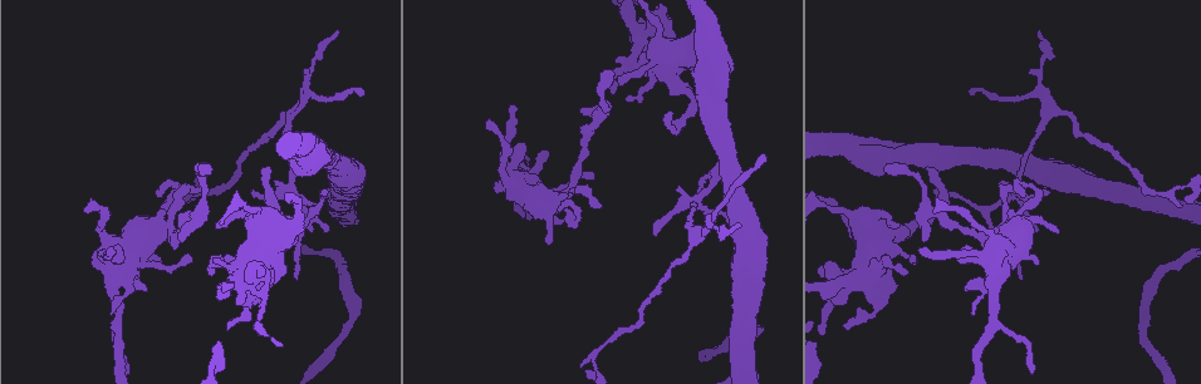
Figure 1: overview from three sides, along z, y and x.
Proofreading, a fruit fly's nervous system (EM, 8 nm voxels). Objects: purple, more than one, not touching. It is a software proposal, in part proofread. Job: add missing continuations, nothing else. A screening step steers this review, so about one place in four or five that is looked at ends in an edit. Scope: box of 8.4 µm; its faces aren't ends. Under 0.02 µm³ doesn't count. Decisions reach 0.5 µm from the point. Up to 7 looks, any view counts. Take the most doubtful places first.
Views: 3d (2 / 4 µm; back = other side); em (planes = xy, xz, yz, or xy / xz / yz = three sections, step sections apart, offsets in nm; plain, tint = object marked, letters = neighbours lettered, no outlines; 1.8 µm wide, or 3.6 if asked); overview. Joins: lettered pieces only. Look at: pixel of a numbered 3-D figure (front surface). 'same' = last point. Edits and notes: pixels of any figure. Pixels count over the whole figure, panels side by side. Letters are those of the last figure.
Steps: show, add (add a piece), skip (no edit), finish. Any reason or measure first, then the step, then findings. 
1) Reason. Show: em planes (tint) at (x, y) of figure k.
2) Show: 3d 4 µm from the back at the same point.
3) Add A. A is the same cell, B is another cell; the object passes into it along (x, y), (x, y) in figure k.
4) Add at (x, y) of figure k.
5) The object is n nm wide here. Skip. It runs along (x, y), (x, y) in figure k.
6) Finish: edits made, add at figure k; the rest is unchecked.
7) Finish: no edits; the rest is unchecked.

Thin end. Show: 3d 2 µm at (739, 223) of figure 1.

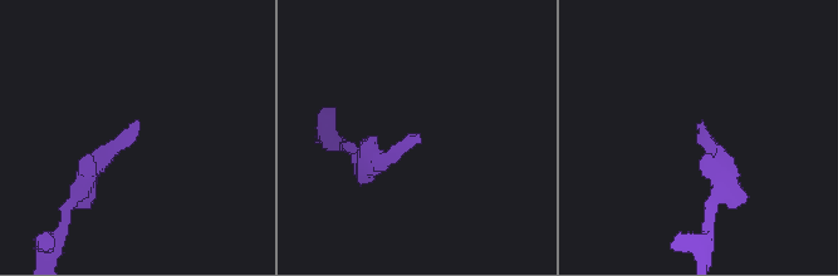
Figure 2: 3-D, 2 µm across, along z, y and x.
Show: em xy step 8 (letters) at (702, 120) of figure 2.

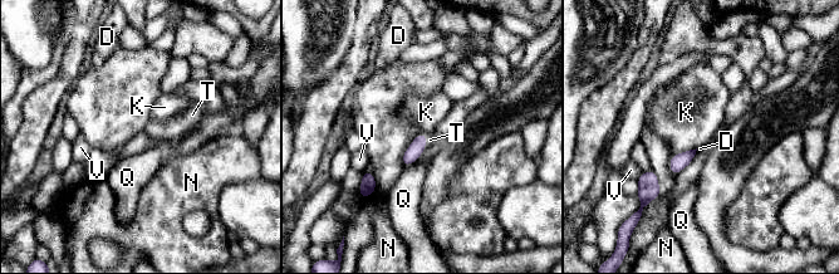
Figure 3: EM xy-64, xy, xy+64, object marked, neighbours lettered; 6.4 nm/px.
Add T. T is the same cell, D, K, N, Q and V are other cells; the object passes into it along (416, 148), (426, 142), (431, 136) in figure 3; the neuron continues.

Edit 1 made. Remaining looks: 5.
Redraw. Show: overview.

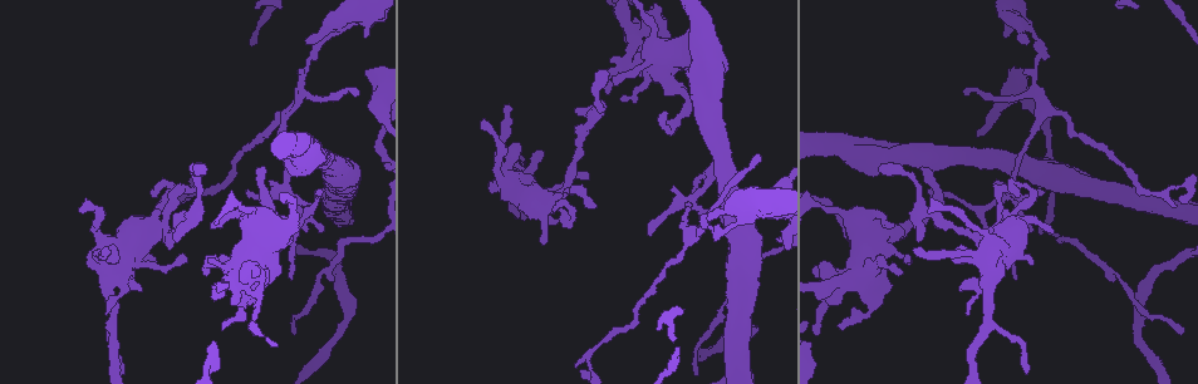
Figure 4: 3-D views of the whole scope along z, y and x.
Sudden change in width. Show: 3d 2 µm at (989, 308) of figure 4.

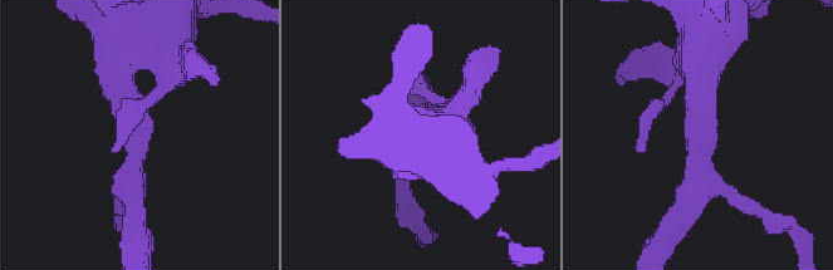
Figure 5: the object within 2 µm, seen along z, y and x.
Show: em planes (letters) at (700, 134) of figure 5.

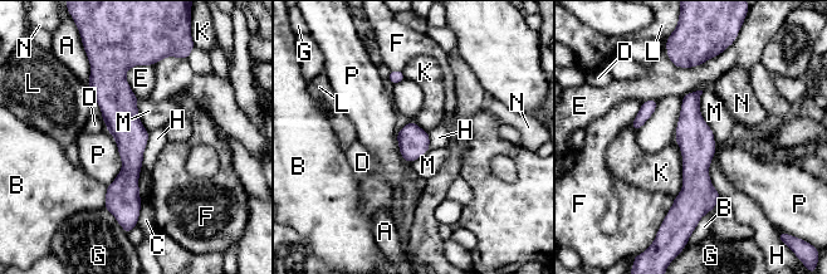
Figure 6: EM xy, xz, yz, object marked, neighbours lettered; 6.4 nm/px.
The longest contact is with M, 400 nm. Skip. A, B, C, D, E, F, G, H, K, L, M, N and P are other cells; none of them fits.

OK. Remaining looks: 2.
An open end. Show: em 3.6 µm planes (plain) at (505, 106) of figure 4.

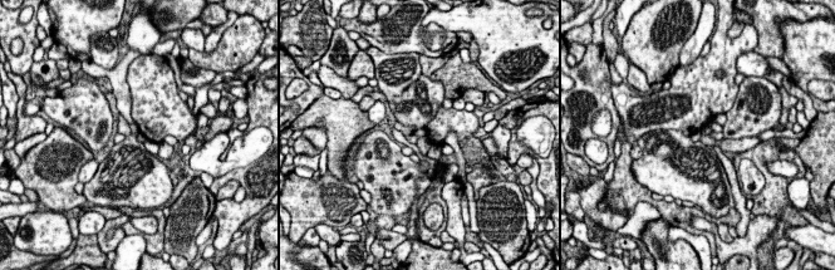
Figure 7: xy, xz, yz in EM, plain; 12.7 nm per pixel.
Show: em 3.6 µm planes (letters) at the same point.

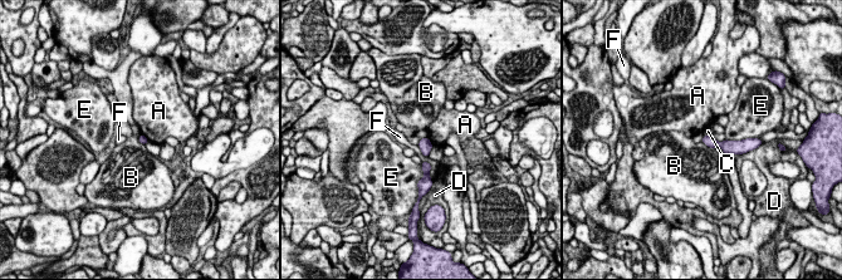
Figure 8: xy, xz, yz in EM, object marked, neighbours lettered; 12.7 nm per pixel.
The longest contact is with E, 280 nm. Skip. A, B, C, D, E and F are other cells; no lettered piece goes on from it.

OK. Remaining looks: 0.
Finish: edits made, add at figure 3; the rest is unchecked.

